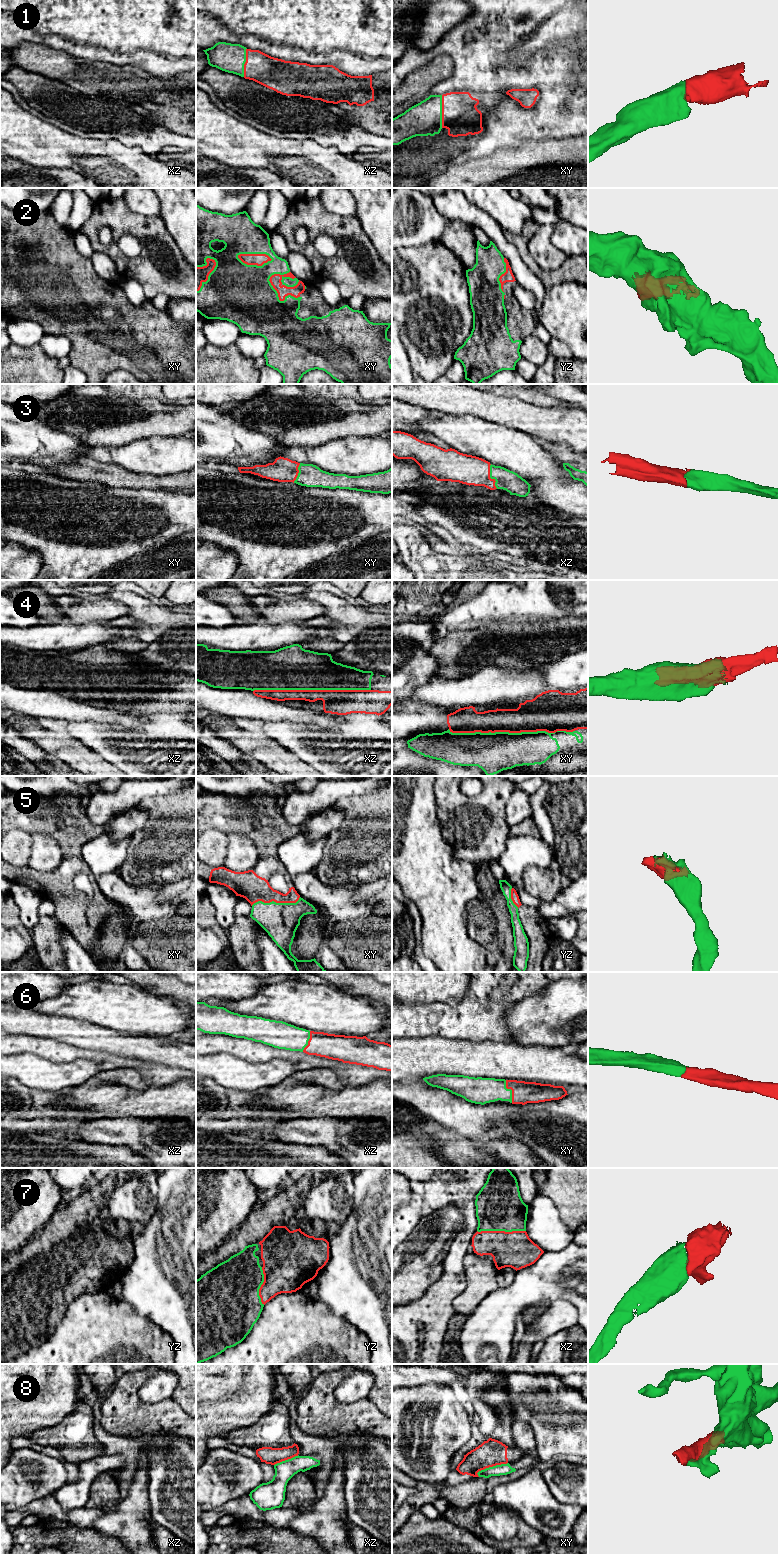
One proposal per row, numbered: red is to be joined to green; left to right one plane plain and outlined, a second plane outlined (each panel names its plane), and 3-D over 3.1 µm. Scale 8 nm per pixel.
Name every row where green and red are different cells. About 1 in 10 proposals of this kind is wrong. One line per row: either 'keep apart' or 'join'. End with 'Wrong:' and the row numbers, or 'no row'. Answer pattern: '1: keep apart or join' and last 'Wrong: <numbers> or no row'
1: join
2: join
3: join
4: join
5: join
6: join
7: join
8: keep apart
Wrong: 8

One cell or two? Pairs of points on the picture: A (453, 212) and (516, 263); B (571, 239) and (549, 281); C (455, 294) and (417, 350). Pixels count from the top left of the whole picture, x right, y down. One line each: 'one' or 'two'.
A: one
B: two
C: one

